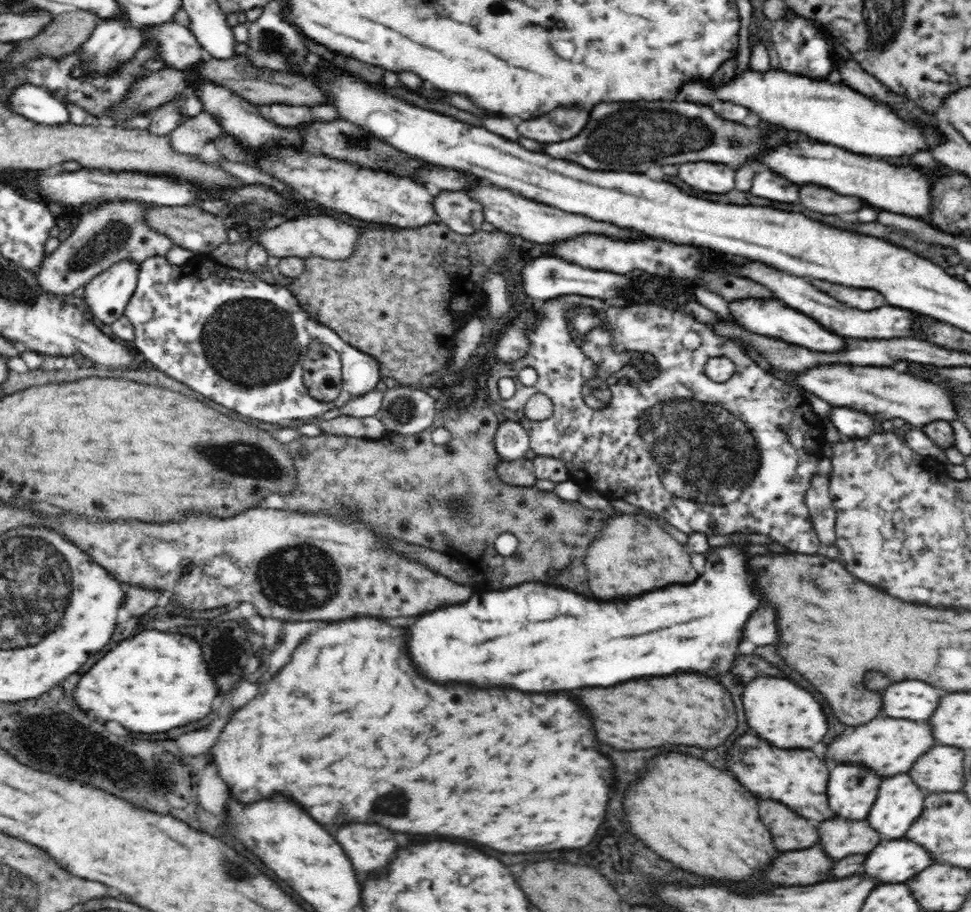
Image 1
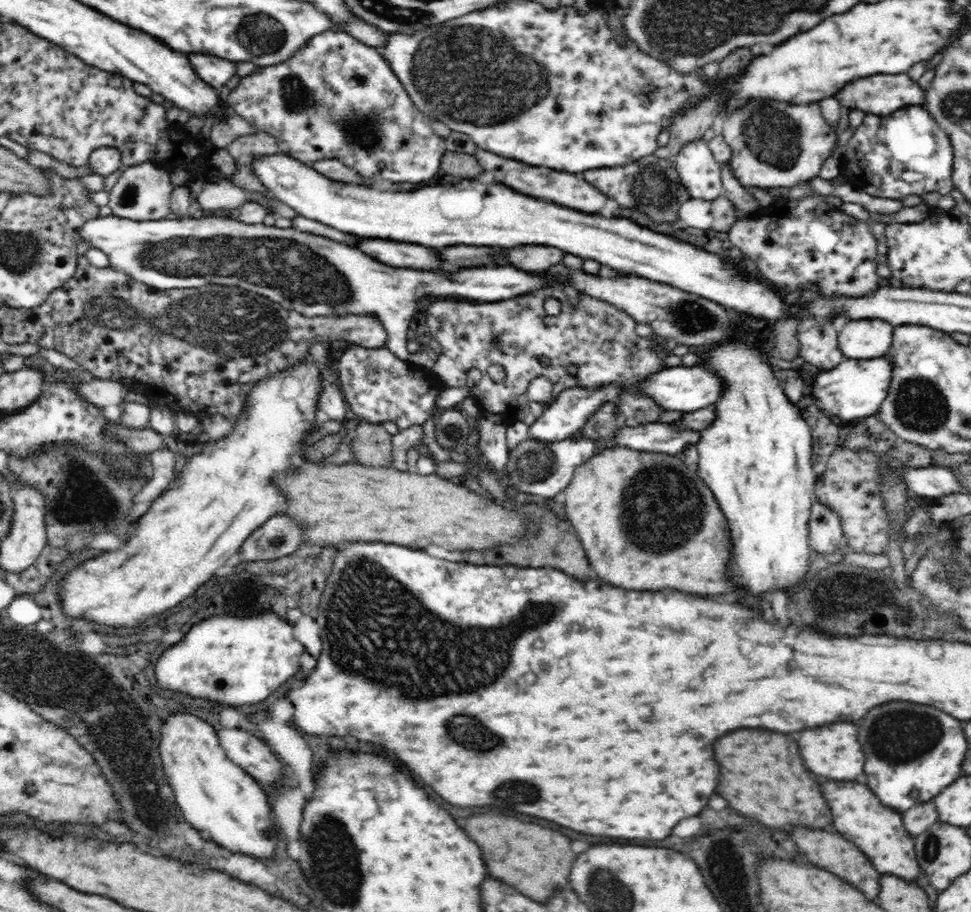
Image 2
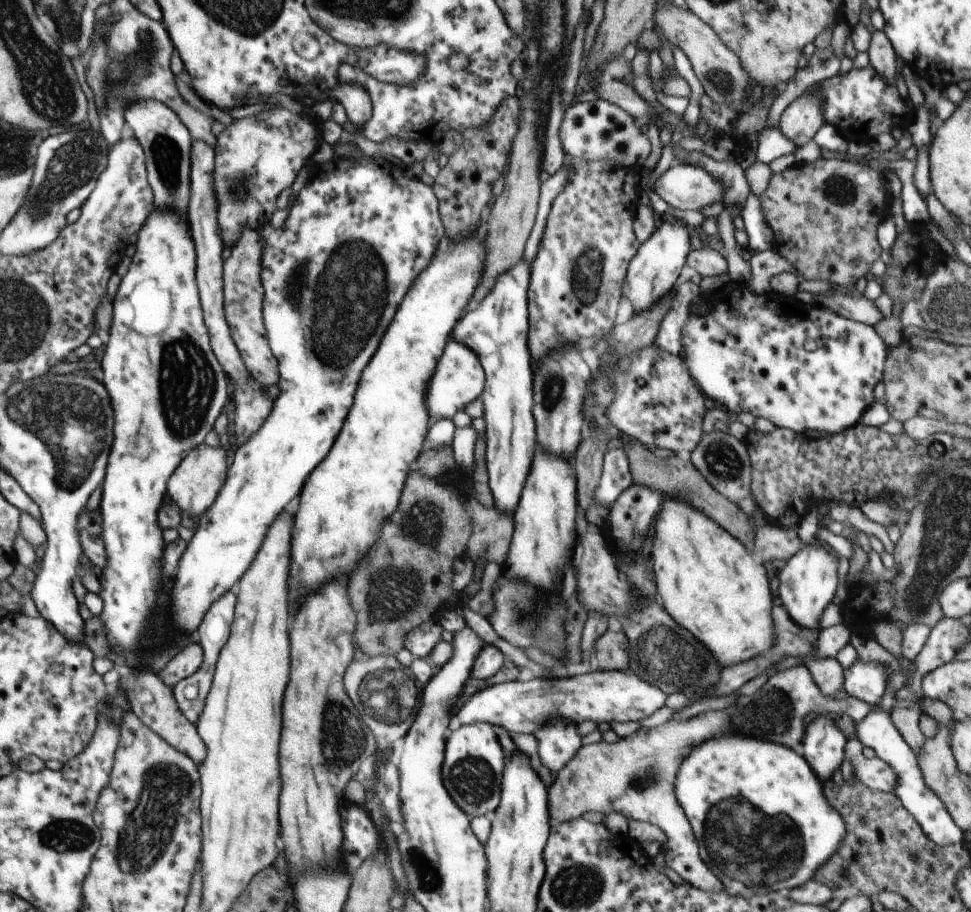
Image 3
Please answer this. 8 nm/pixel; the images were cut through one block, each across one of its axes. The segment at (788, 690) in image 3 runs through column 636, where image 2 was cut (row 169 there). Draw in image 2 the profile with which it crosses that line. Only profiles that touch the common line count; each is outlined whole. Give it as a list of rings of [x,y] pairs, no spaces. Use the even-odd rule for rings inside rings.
[[[754,98],[747,100],[742,106],[733,111],[724,113],[724,127],[722,136],[731,149],[730,167],[734,178],[742,186],[754,186],[758,189],[793,188],[802,182],[818,176],[825,160],[831,155],[839,136],[827,119],[820,112],[820,106],[816,102],[804,104],[804,106],[792,106],[788,112],[784,106],[778,110],[774,108],[770,98]]]

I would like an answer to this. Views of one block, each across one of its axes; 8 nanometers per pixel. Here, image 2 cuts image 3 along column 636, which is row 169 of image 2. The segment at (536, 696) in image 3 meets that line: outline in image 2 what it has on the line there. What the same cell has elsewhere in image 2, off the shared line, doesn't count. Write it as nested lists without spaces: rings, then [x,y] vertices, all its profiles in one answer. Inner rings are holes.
[[[705,138],[688,142],[672,160],[680,181],[692,199],[712,202],[724,194],[721,165]]]

